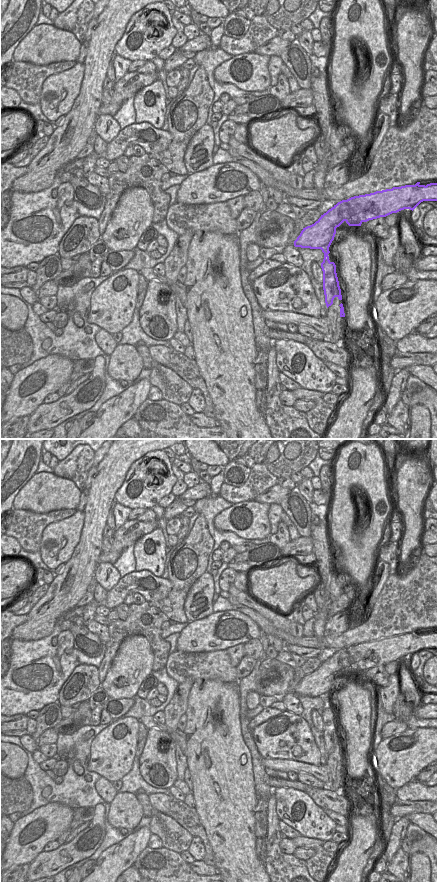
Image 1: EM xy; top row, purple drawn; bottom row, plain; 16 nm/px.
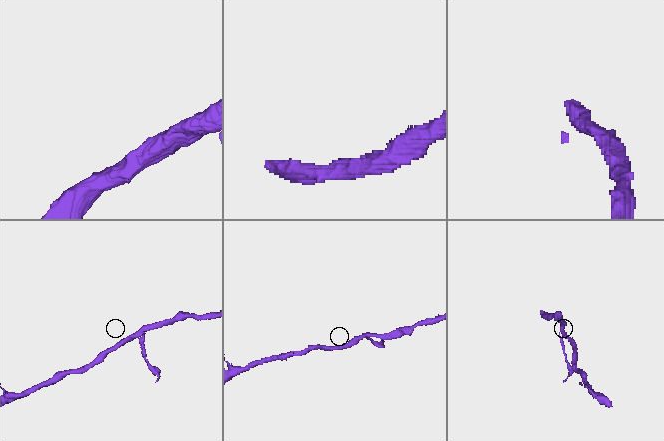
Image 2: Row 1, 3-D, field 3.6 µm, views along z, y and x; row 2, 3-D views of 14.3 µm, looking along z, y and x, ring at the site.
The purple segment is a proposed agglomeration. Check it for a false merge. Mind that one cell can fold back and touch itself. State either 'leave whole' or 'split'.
split

